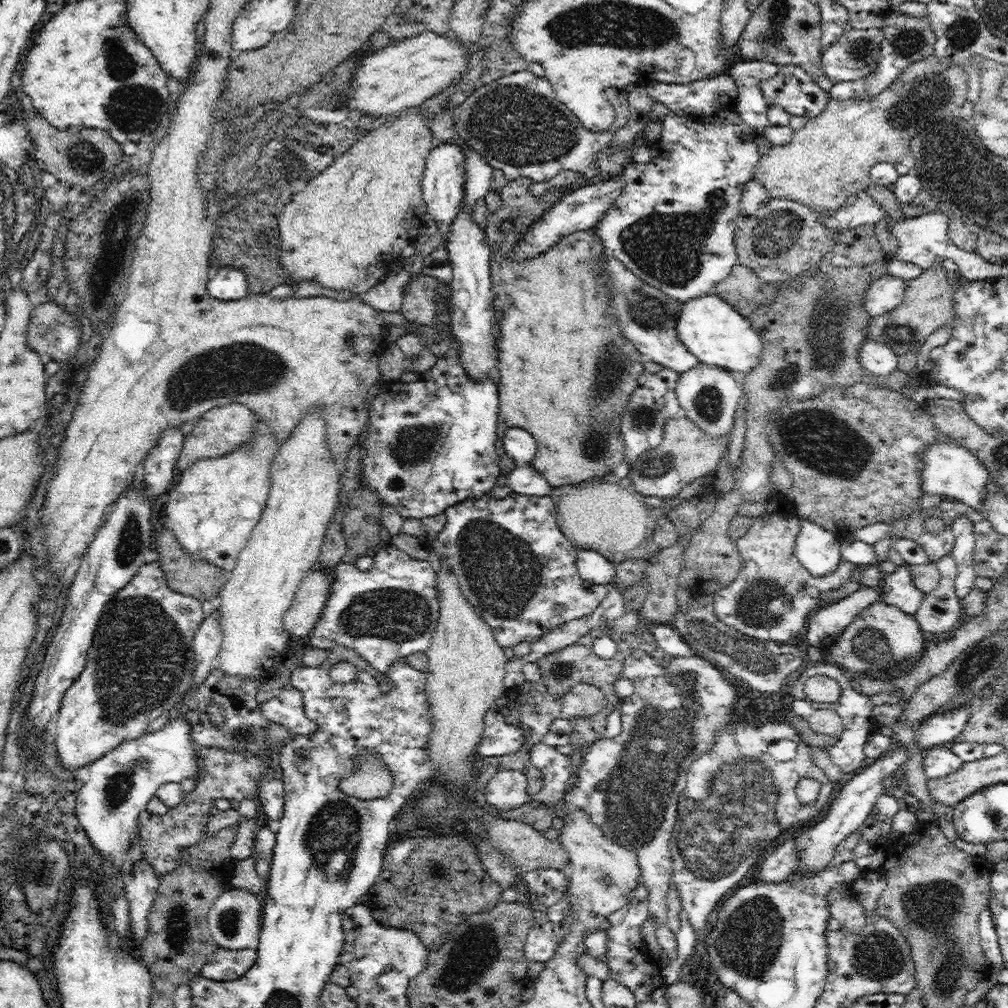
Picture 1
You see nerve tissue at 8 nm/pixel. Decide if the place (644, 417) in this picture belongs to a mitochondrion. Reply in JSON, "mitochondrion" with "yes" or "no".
{"mitochondrion":"yes"}

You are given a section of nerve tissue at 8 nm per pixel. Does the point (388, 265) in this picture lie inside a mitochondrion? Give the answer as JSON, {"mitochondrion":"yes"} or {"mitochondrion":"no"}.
{"mitochondrion":"no"}

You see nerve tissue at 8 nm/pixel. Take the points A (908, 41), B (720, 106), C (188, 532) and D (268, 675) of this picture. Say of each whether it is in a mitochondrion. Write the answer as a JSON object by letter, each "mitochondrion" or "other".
{"A":"mitochondrion","B":"other","C":"other","D":"other"}

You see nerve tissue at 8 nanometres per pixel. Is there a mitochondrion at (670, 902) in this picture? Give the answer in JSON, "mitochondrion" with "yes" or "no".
{"mitochondrion":"no"}

